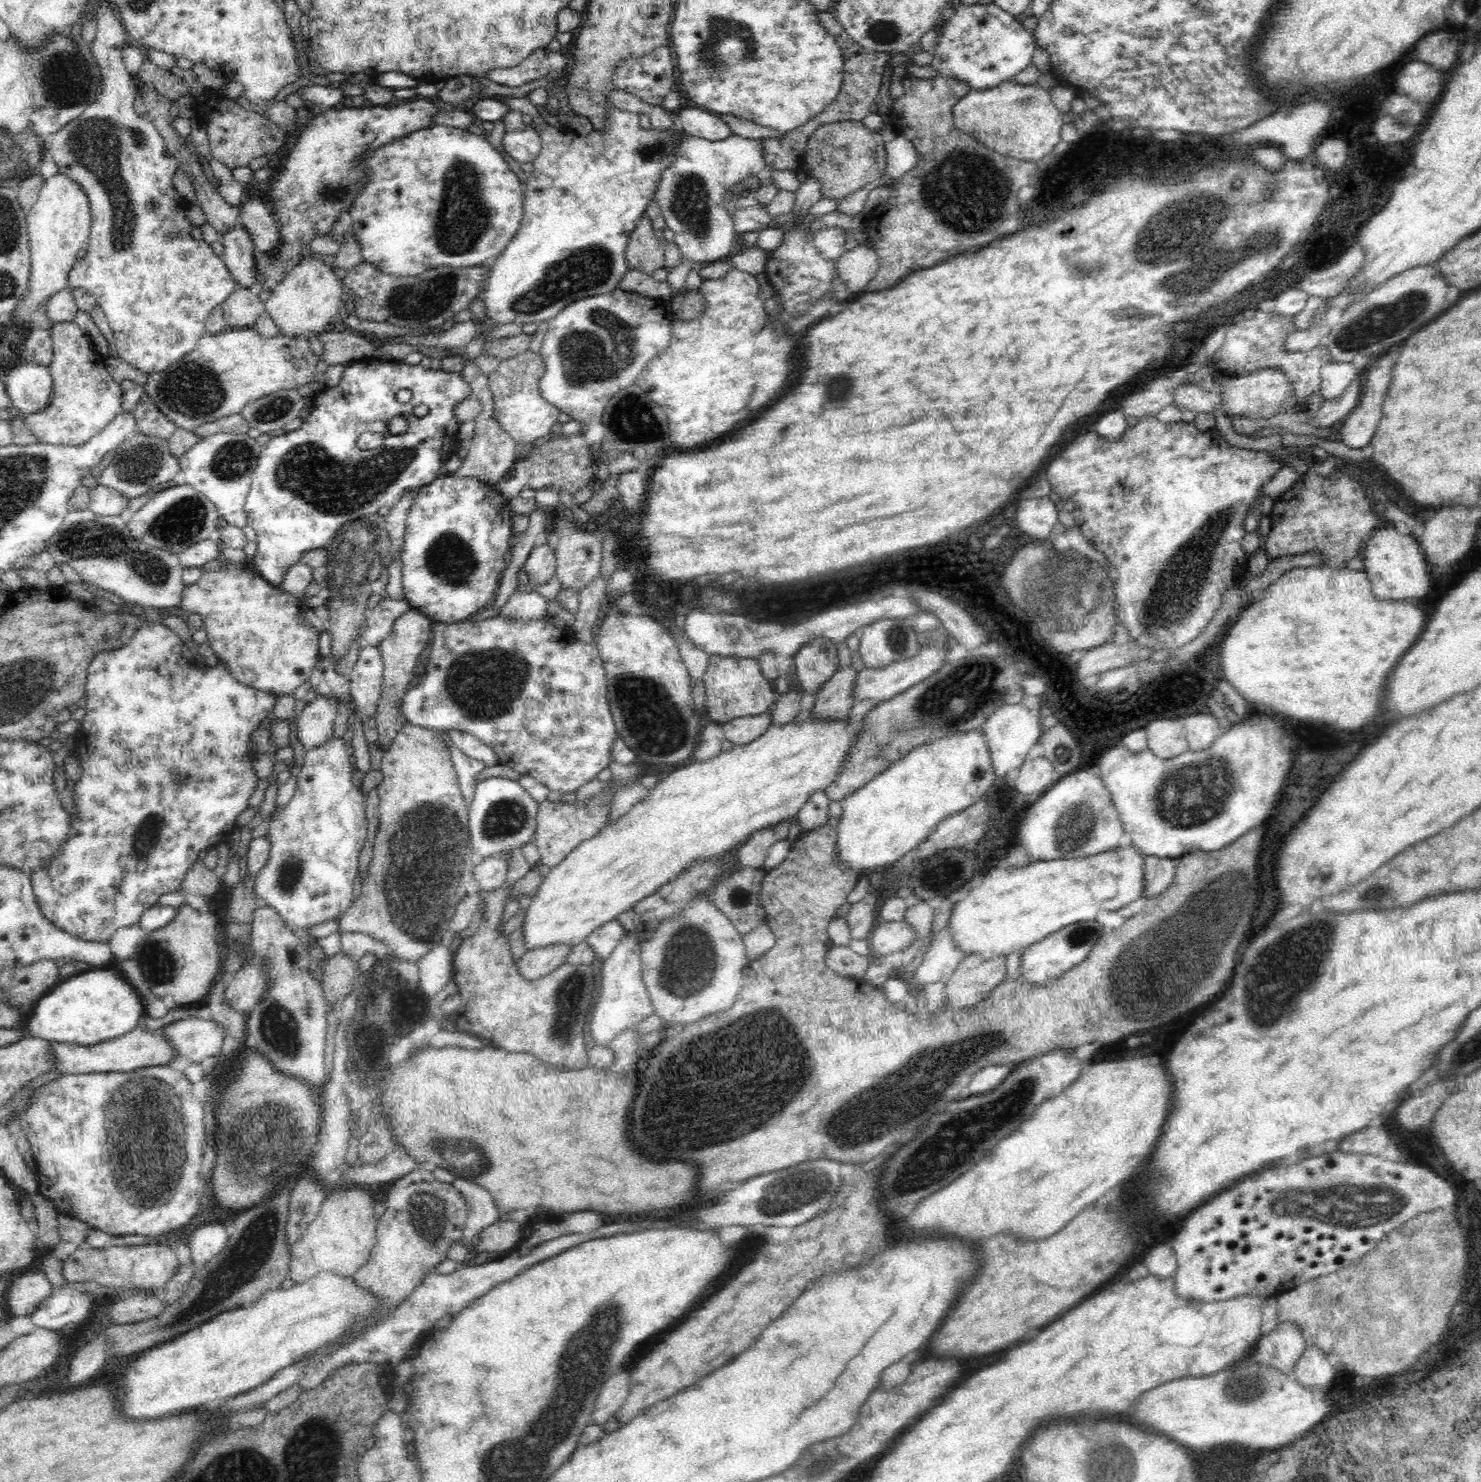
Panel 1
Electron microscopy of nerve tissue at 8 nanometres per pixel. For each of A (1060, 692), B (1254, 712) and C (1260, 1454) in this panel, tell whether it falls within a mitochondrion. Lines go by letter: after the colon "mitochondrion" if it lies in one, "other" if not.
A: other
B: other
C: other

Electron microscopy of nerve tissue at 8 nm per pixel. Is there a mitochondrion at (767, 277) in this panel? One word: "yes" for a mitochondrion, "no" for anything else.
no

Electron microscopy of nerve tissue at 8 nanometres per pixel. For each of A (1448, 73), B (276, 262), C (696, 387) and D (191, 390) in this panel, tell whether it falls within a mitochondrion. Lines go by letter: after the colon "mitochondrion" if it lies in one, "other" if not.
A: other
B: mitochondrion
C: other
D: mitochondrion

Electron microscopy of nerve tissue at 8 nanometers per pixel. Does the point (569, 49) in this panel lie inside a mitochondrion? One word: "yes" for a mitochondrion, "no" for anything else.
no

